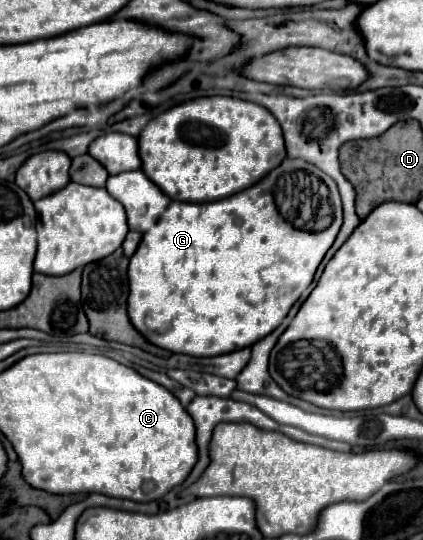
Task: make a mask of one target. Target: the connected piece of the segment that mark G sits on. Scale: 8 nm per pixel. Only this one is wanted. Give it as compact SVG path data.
M285 159L277 169L273 169L265 179L261 179L261 183L255 183L255 187L249 187L247 191L239 191L237 195L231 195L231 197L215 201L215 203L175 203L173 201L167 207L167 211L163 211L163 215L159 217L159 223L155 223L155 227L151 227L143 235L139 249L131 257L127 272L129 283L127 312L129 319L131 319L133 327L137 331L141 331L153 345L169 349L173 353L185 353L185 355L195 355L195 357L197 355L213 357L213 355L223 355L227 351L249 347L255 341L269 335L275 327L279 327L279 323L289 313L293 303L311 285L319 263L323 261L325 253L329 251L329 247L333 245L333 241L341 229L341 219L343 219L341 199L339 199L339 191L337 191L335 181L331 177L327 177L323 171L319 171L315 165L301 161L301 159Z

